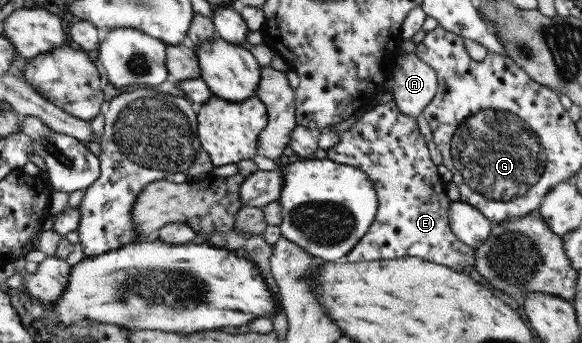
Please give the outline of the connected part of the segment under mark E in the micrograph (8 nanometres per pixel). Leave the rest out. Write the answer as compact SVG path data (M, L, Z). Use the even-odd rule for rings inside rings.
M393 99L362 111L352 127L339 133L338 142L325 150L326 159L363 171L373 183L377 197L377 213L371 226L360 242L353 245L351 251L344 255L343 261L375 262L407 257L423 258L459 272L463 267L475 263L474 248L460 243L448 227L447 209L450 201L445 194L446 185L440 181L423 136L417 129L415 118L403 115Z

